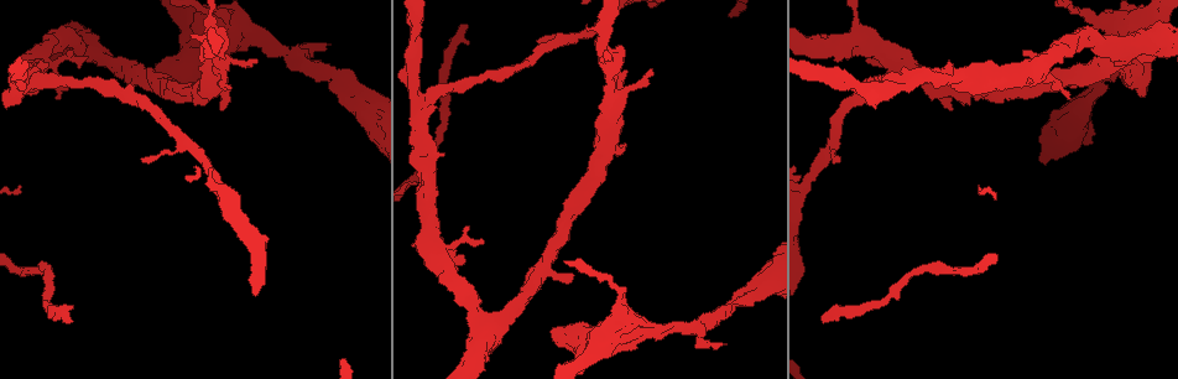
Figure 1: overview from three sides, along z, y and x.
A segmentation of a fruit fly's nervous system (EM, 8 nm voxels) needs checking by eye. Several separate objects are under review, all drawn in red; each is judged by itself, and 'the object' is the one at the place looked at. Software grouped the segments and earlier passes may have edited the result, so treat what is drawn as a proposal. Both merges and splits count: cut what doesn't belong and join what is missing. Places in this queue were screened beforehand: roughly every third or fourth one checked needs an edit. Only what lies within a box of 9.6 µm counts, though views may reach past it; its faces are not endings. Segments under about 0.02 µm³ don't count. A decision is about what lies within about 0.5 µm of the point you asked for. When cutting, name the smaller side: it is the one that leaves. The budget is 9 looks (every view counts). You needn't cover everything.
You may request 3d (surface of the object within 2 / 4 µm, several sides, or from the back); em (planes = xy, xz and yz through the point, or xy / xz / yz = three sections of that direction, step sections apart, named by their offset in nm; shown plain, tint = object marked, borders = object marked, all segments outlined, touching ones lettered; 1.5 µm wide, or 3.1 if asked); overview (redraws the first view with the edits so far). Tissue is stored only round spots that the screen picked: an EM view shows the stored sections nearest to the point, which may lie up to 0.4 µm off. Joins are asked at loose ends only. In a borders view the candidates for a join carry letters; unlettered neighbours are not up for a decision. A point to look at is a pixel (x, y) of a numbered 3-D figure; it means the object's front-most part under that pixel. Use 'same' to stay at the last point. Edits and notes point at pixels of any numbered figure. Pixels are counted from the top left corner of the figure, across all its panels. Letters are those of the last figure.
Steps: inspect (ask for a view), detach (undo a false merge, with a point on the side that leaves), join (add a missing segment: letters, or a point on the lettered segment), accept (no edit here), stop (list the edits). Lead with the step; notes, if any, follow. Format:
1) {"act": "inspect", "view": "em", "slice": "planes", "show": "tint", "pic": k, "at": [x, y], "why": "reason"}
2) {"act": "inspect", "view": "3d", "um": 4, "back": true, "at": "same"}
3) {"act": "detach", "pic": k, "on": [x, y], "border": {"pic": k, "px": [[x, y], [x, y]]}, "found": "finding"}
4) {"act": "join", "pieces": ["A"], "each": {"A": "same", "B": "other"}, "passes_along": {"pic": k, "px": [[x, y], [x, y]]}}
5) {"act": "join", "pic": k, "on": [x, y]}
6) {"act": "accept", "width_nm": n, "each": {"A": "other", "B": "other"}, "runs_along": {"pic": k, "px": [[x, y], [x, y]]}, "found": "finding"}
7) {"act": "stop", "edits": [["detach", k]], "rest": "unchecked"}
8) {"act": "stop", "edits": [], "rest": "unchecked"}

{"act": "inspect", "view": "3d", "um": 2, "pic": 1, "at": [201, 58], "why": "free end"}

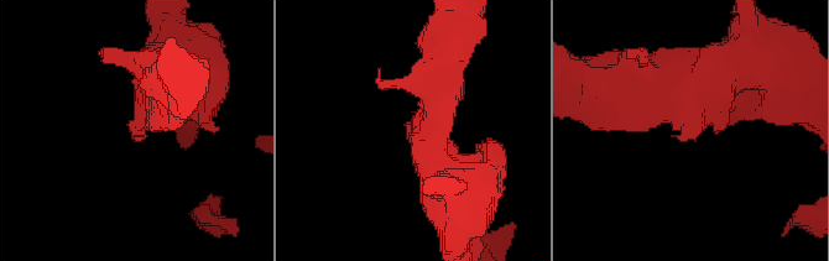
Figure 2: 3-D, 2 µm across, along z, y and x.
{"act": "inspect", "view": "em", "slice": "planes", "show": "borders", "pic": 2, "at": [679, 140]}

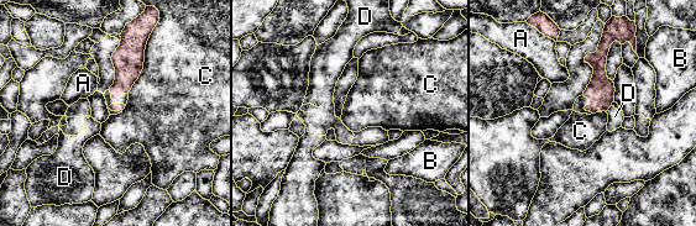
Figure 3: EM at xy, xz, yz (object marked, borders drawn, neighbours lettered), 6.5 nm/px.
{"act": "accept", "each": {"A": "other", "B": "other", "C": "other", "D": "other"}, "found": "none of them fits"}

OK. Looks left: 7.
{"act": "inspect", "view": "em", "slice": "planes", "show": "tint", "pic": 1, "at": [952, 108], "why": "free end"}

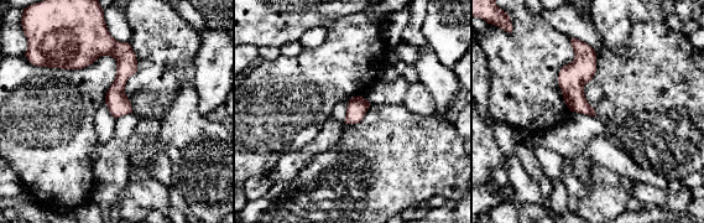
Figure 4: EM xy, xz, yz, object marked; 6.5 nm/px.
{"act": "inspect", "view": "em", "slice": "planes", "show": "borders", "at": "same"}

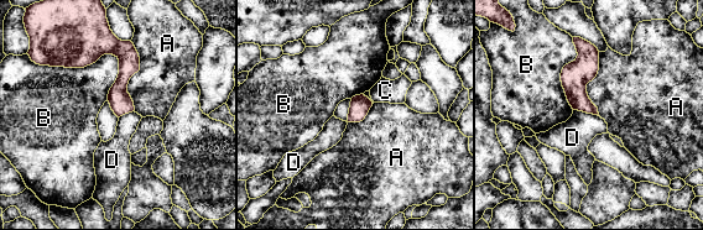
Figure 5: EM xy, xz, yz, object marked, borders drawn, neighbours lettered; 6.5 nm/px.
{"act": "accept", "each": {"A": "other", "B": "other", "C": "other", "D": "other"}, "border": {"pic": 5, "px": [[130, 41], [135, 110]]}, "found": "no lettered segment goes on from it"}

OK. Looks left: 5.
{"act": "inspect", "view": "3d", "um": 4, "pic": 1, "at": [908, 83], "why": "two arms in line, one across"}

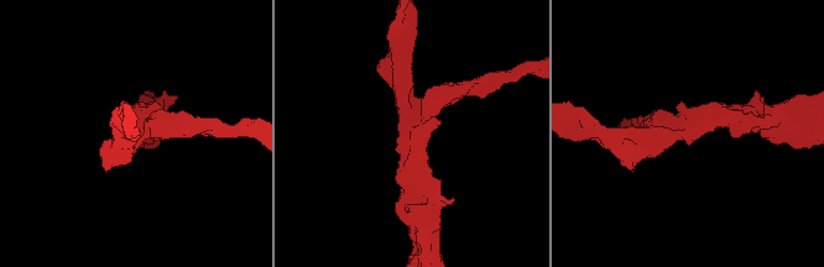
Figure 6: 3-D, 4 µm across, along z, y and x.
{"act": "inspect", "view": "em", "slice": "planes", "show": "borders", "pic": 6, "at": [420, 125], "why": "now the EM"}

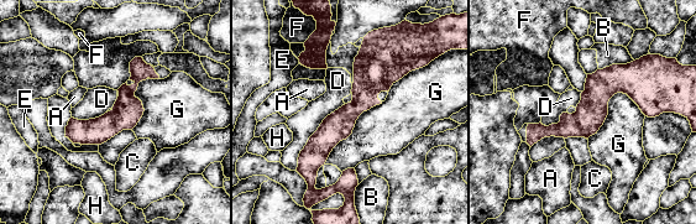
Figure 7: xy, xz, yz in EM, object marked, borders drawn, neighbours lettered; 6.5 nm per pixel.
{"act": "accept", "each": {"A": "other", "B": "other", "C": "other", "D": "other", "E": "other", "F": "other", "G": "other", "H": "other"}, "arms": 3, "border": {"pic": 7, "px": [[382, 102], [333, 149], [317, 189]]}, "found": "one cell here"}

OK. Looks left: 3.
{"act": "inspect", "view": "em", "slice": "xy", "step": 4, "show": "borders", "pic": 1, "at": [66, 321], "why": "free end"}

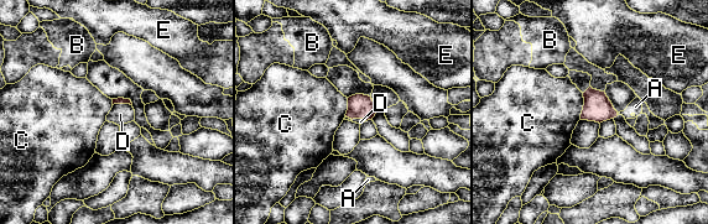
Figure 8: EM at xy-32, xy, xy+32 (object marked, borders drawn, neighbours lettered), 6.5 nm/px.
{"act": "join", "pieces": ["D"], "each": {"A": "other", "B": "other", "C": "other", "D": "same", "E": "other"}, "passes_along": {"pic": 8, "px": [[120, 100], [121, 103], [120, 114]]}, "found": "it goes on there"}

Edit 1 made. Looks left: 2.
{"act": "stop", "edits": [["join", 8]], "rest": "unchecked"}

